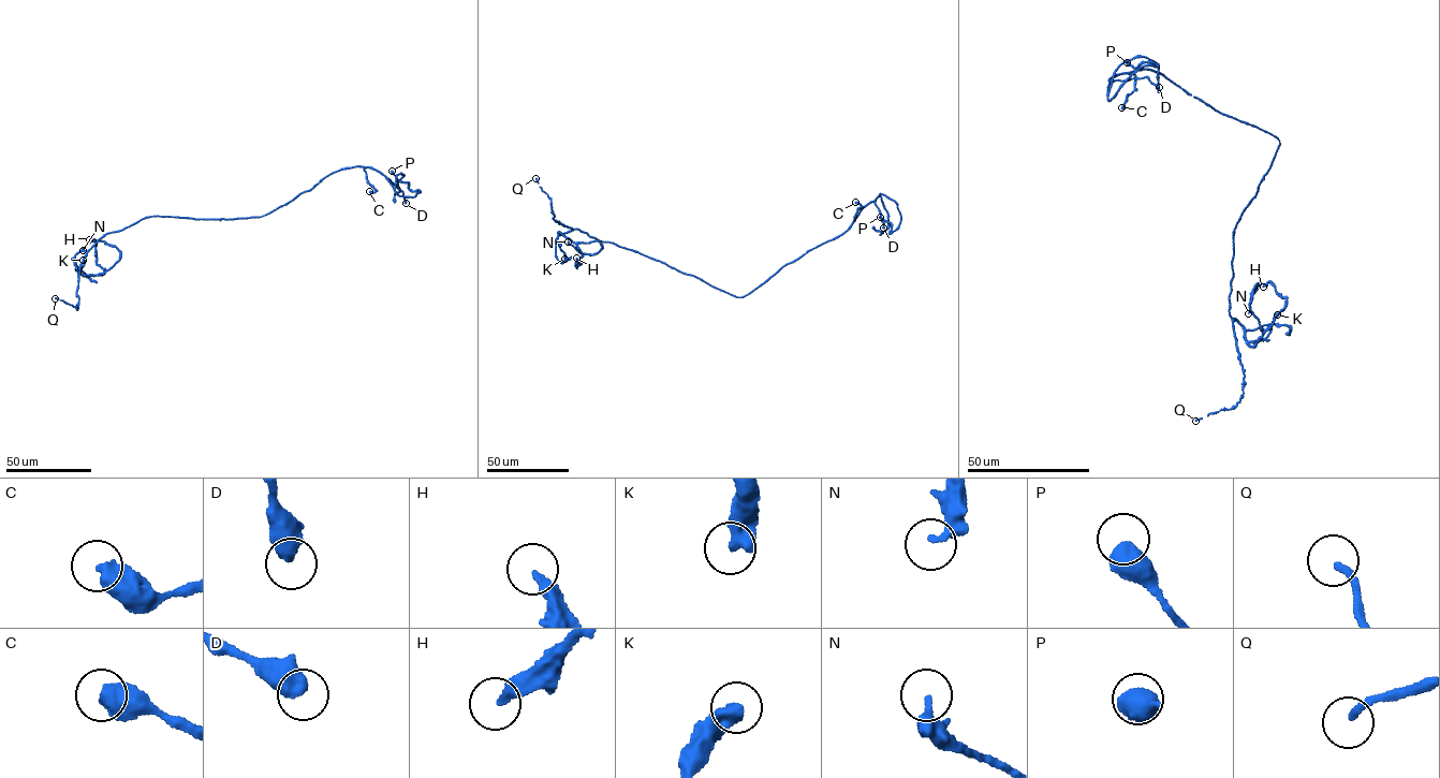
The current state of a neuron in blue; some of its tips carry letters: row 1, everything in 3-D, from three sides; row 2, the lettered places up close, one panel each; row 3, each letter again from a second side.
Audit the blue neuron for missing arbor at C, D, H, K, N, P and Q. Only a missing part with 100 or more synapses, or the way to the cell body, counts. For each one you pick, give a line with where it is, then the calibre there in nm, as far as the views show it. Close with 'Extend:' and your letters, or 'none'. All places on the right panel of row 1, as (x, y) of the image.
Extend: none

